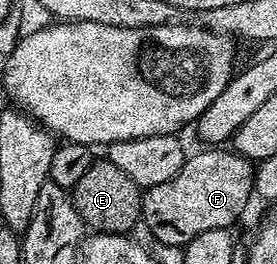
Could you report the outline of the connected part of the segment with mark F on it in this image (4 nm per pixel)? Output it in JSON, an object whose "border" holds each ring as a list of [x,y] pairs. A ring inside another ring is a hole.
{"border":[[[202,149],[206,151],[198,151],[187,158],[186,163],[180,169],[180,173],[176,173],[176,177],[171,177],[169,181],[163,181],[161,185],[152,185],[145,188],[142,192],[142,218],[141,222],[148,225],[148,229],[152,229],[154,238],[159,239],[164,245],[172,245],[173,247],[183,248],[187,243],[192,241],[192,237],[200,237],[200,233],[208,233],[208,229],[230,229],[233,228],[233,223],[241,217],[246,211],[246,206],[249,205],[250,199],[254,195],[254,173],[256,170],[255,164],[245,156],[238,154],[233,149]]]}

